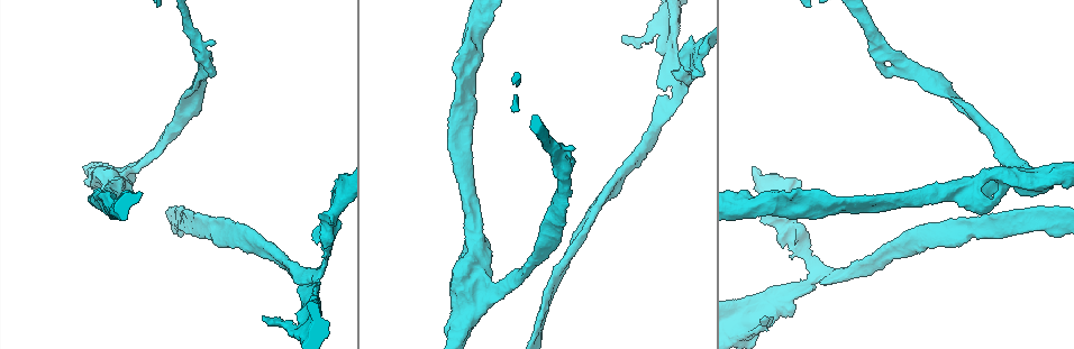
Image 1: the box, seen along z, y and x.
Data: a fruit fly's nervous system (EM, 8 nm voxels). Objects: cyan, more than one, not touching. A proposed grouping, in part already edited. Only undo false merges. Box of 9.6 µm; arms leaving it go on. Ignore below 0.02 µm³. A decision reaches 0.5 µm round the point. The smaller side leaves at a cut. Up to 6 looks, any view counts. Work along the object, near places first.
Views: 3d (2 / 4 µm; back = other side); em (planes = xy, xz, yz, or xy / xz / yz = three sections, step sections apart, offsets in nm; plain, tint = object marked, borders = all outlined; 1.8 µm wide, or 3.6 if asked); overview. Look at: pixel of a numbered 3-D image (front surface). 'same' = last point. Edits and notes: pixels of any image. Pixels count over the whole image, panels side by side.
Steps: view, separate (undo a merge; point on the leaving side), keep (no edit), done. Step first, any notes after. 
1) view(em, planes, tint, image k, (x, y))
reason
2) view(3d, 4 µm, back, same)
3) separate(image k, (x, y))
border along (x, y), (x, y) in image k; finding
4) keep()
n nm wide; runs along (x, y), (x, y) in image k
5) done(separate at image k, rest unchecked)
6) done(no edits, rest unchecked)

view(em, planes, tint, image 1, (656, 31))
thick turns thin

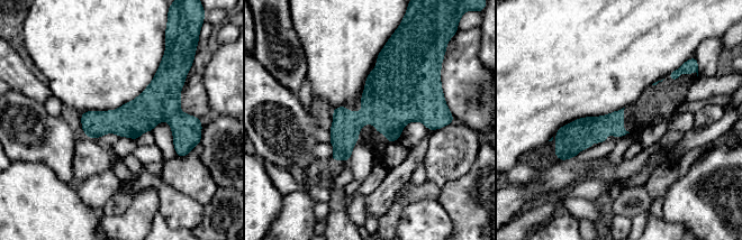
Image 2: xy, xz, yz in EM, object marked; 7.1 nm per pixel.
keep()
runs along (83, 117), (172, 114), (186, 127) in image 2; all the same cell

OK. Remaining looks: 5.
view(em, 3.6 µm, planes, plain, image 1, (814, 281))
a narrow waist

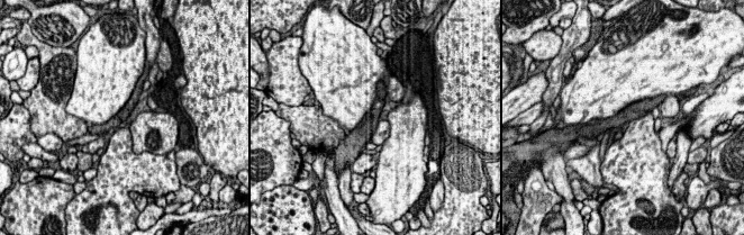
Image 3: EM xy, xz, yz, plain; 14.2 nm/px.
view(em, 3.6 µm, planes, tint, same)
where the object lies

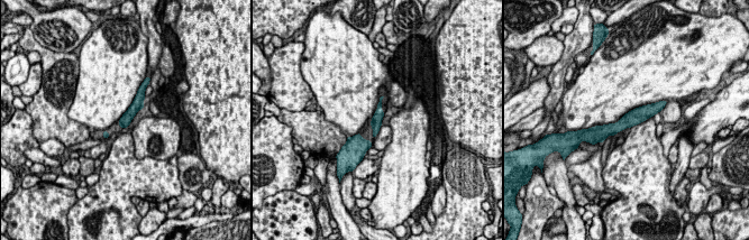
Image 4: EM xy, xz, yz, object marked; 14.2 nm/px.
keep()
runs along (657, 109), (618, 127), (597, 130) in image 4; one cell here

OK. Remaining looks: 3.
view(em, xz, step 8, tint, image 1, (693, 53))
sharp bend

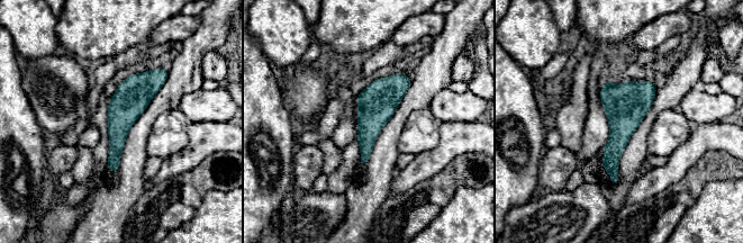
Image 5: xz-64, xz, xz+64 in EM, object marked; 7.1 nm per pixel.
keep()
240 nm wide; one cell here

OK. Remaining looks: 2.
done(no edits, rest unchecked)

